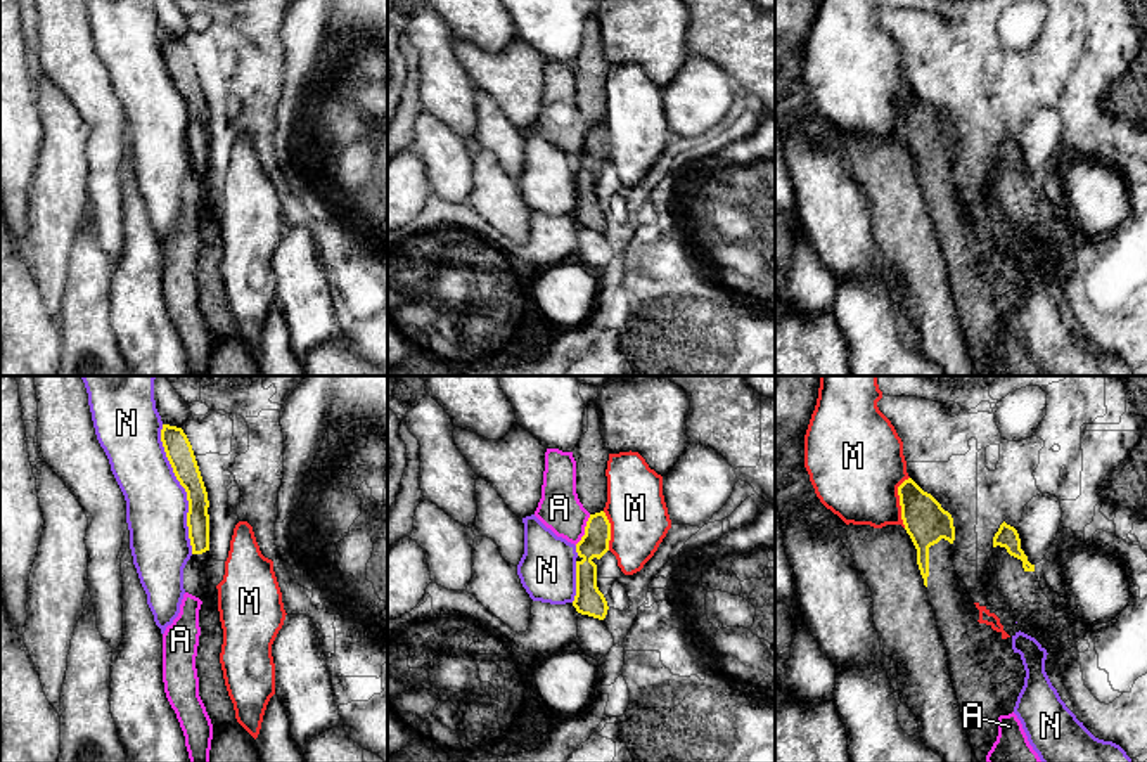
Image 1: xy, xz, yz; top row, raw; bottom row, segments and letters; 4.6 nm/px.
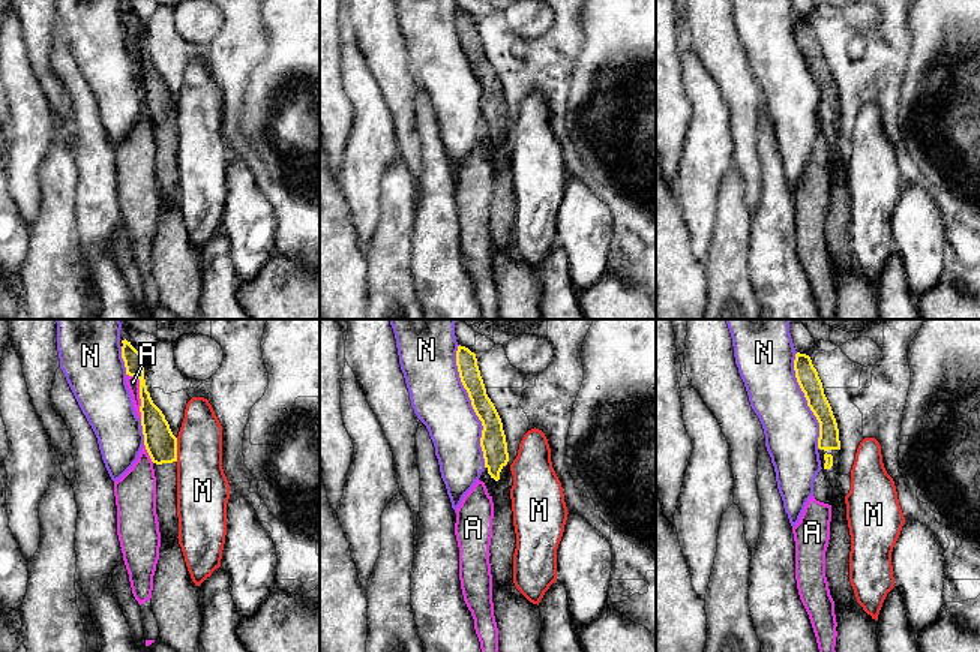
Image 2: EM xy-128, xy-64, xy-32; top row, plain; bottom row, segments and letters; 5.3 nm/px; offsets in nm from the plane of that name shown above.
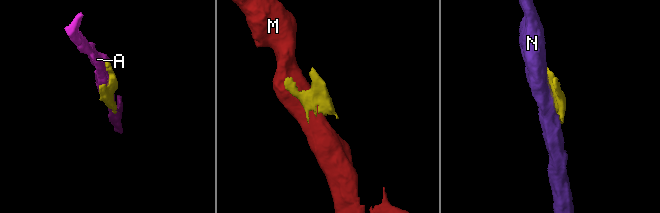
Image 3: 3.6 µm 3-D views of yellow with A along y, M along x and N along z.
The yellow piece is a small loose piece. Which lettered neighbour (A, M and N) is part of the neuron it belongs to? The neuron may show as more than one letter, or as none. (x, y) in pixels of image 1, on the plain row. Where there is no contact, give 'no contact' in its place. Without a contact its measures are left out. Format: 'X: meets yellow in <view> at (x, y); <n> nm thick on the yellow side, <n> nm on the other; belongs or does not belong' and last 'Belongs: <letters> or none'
A: meets yellow in xz at (585, 142); 130 nm thick on the yellow side, 200 nm on the other; does not belong
M: meets yellow in yz at (900, 115); 200 nm thick on the yellow side, 420 nm on the other; does not belong
N: meets yellow in xy at (184, 99); 130 nm thick on the yellow side, 280 nm on the other; does not belong
Belongs: none

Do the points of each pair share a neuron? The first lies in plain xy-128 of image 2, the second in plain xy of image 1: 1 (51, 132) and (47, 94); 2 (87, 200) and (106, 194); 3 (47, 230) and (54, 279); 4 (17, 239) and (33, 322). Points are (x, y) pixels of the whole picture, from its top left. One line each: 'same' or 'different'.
1: same
2: different
3: different
4: same

